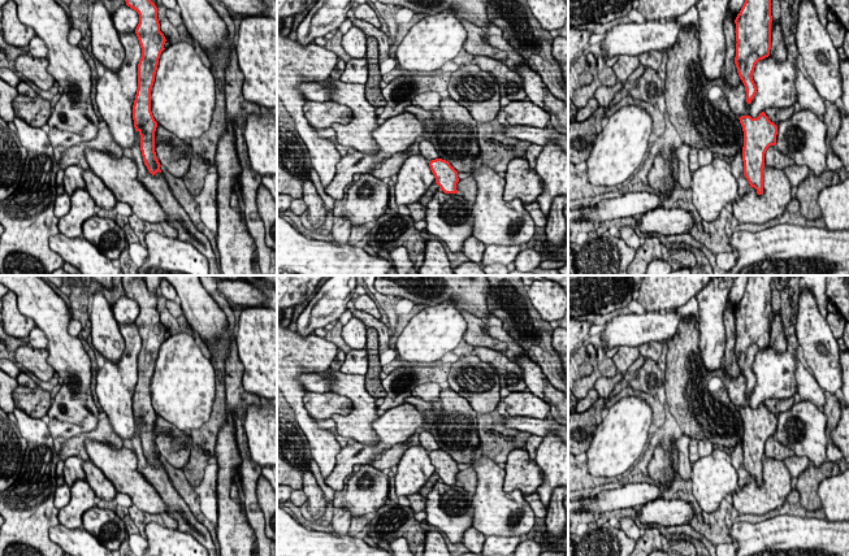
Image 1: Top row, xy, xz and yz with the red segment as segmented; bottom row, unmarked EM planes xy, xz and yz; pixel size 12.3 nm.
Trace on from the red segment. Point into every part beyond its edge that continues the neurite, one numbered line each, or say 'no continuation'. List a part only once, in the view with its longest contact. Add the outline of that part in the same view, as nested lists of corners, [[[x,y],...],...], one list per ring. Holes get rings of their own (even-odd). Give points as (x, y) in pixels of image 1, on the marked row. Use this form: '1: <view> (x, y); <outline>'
1: yz (730, 74); [[[727,10],[723,22],[723,31],[725,38],[725,57],[722,77],[729,86],[736,87],[740,82],[737,68],[735,64],[736,57],[736,23],[733,14]]]

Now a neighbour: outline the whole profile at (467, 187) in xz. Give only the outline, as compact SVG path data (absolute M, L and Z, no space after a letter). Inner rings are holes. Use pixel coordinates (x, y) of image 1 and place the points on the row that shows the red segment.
M469 175L468 178L460 179L456 183L458 194L462 195L465 200L475 203L477 195L477 183L475 175Z

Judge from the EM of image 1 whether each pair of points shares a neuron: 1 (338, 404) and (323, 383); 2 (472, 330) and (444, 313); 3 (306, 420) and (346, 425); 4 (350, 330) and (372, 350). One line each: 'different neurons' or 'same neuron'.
1: same neuron
2: different neurons
3: different neurons
4: different neurons

